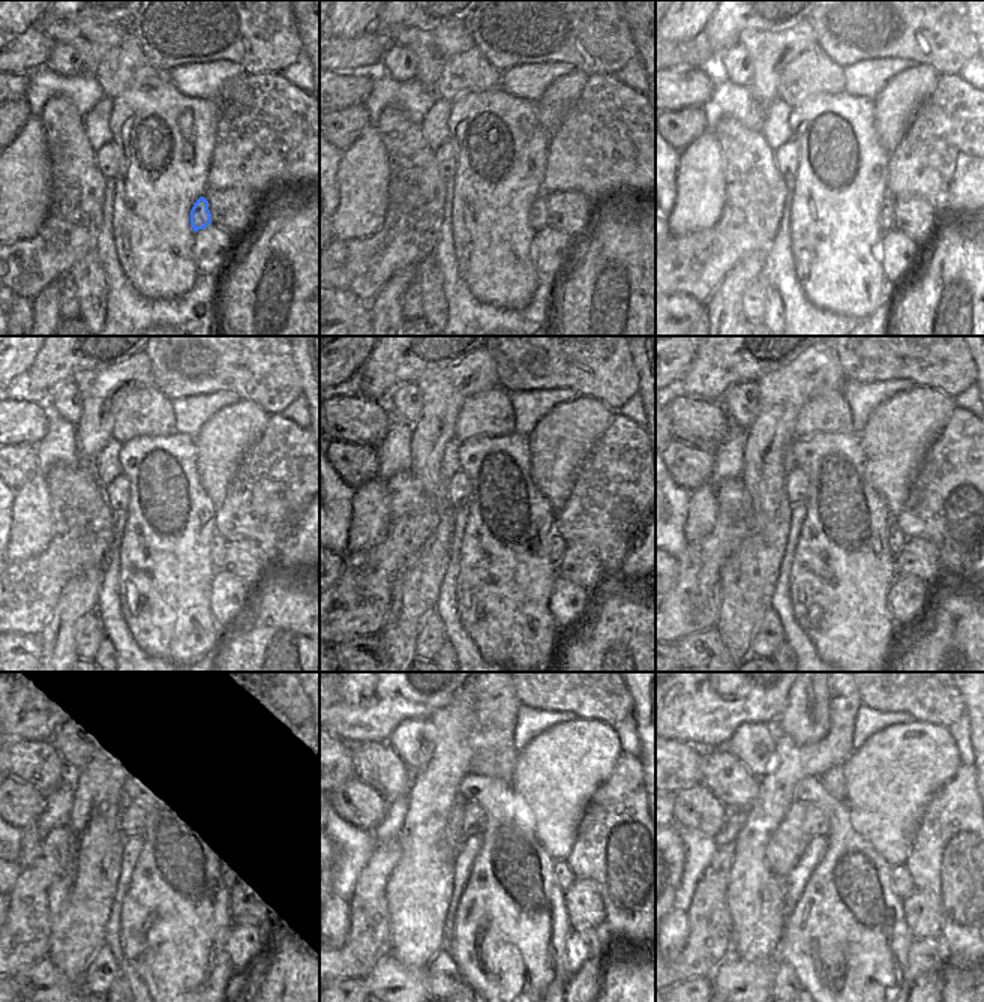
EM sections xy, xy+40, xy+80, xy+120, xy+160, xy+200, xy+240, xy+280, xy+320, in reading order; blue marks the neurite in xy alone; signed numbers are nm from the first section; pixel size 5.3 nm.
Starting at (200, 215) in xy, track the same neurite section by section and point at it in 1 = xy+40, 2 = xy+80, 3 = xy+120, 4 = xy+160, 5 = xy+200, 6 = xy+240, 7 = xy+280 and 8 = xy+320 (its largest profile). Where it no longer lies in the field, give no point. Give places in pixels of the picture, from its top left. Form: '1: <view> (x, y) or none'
1: xy+40 (539, 210)
2: xy+80 (885, 218)
3: xy+120 (218, 549)
4: xy+160 (557, 545)
5: xy+200 (896, 539)
6: xy+240 (227, 876)
7: xy+280 (564, 878)
8: xy+320 (902, 881)

